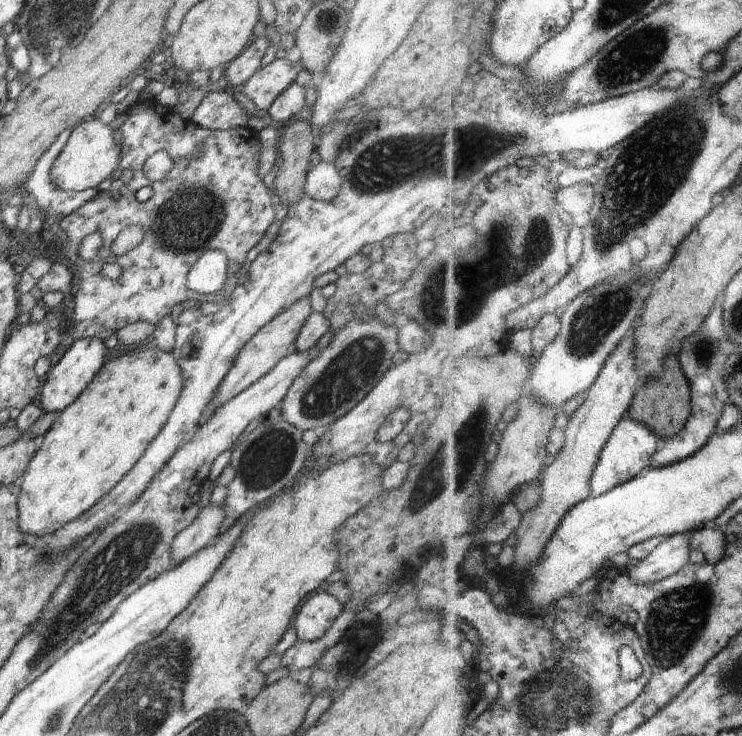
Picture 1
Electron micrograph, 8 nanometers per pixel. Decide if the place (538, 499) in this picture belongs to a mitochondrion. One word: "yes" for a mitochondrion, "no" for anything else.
no

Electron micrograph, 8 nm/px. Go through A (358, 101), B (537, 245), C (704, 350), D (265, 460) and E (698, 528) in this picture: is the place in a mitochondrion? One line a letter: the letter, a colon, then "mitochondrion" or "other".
A: other
B: mitochondrion
C: mitochondrion
D: mitochondrion
E: other

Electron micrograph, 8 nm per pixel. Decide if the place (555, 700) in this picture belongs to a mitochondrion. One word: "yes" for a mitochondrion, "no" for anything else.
yes

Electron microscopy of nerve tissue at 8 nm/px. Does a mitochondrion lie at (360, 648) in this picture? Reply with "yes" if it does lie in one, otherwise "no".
no

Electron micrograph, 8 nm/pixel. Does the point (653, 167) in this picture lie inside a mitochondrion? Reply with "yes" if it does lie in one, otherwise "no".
yes

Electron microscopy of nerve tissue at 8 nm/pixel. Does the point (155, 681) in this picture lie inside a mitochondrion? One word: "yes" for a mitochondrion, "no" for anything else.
yes

